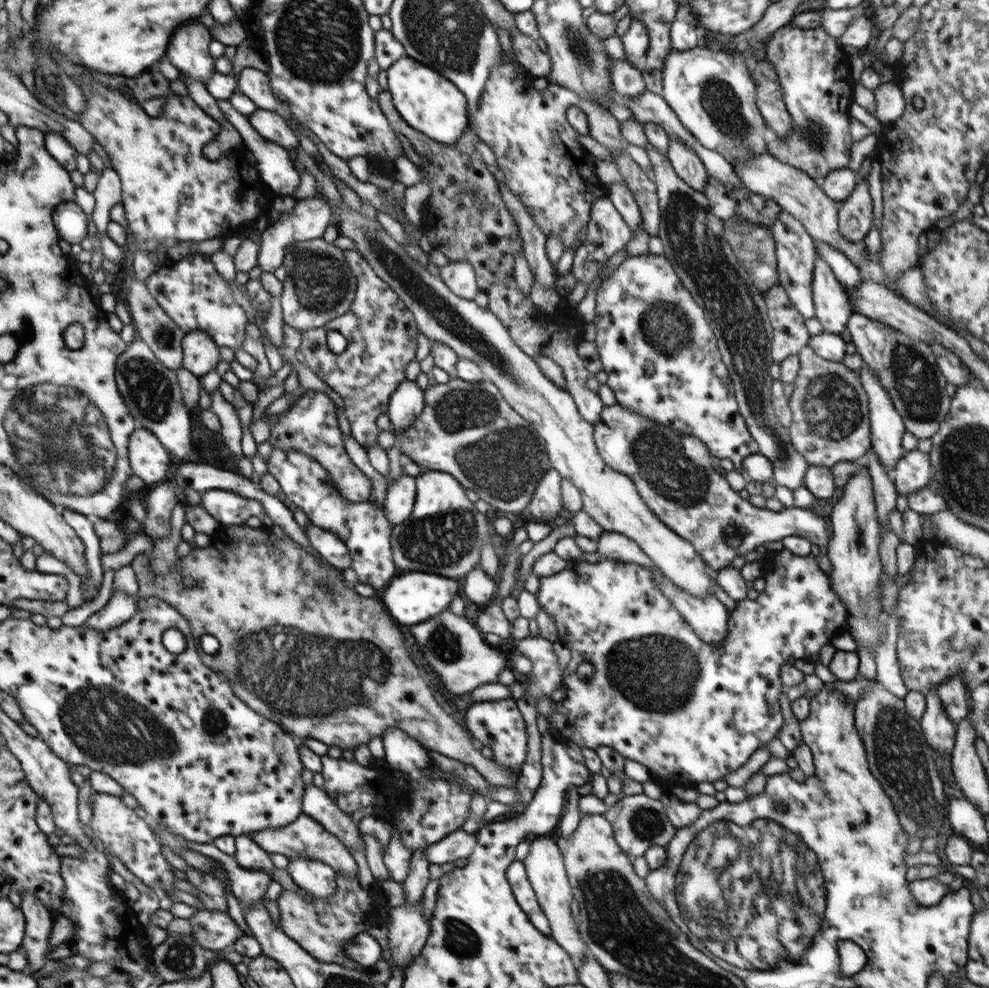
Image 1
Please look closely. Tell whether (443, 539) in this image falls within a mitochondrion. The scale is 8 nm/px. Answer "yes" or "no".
yes

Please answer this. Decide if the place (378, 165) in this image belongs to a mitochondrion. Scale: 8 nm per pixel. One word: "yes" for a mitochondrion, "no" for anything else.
no

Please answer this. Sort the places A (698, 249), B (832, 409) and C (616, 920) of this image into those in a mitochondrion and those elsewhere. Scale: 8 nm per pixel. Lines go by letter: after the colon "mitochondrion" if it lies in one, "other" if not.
A: mitochondrion
B: mitochondrion
C: mitochondrion

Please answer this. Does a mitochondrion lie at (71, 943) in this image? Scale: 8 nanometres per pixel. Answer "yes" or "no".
no

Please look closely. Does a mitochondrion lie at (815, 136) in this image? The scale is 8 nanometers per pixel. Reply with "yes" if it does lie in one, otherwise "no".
yes

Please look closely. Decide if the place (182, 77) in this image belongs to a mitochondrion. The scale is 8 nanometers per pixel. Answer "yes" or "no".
no

